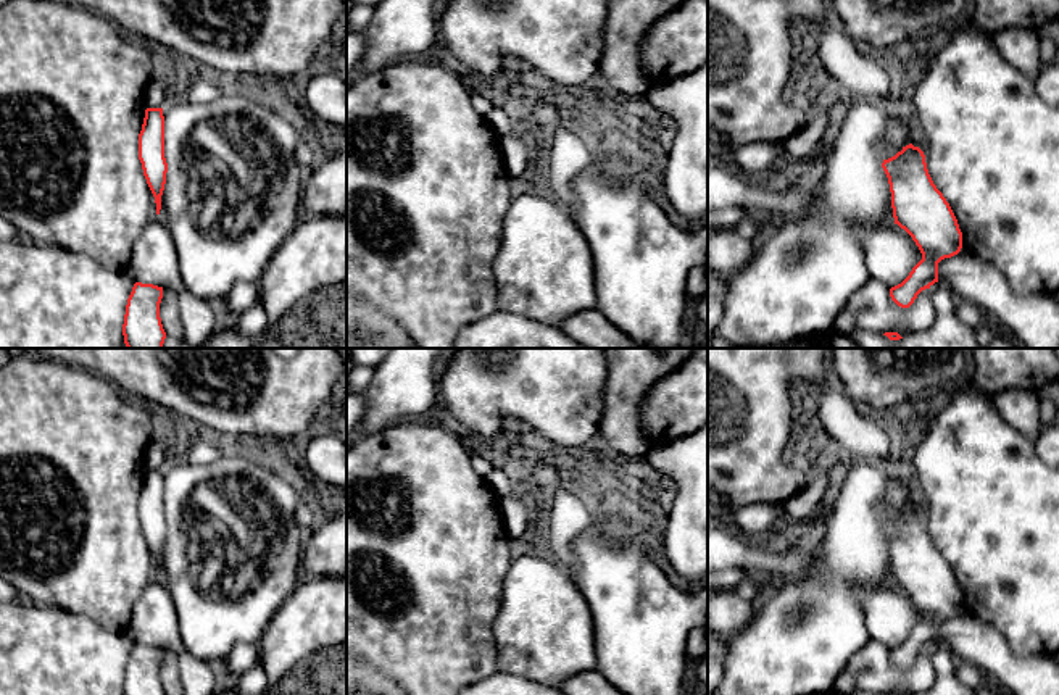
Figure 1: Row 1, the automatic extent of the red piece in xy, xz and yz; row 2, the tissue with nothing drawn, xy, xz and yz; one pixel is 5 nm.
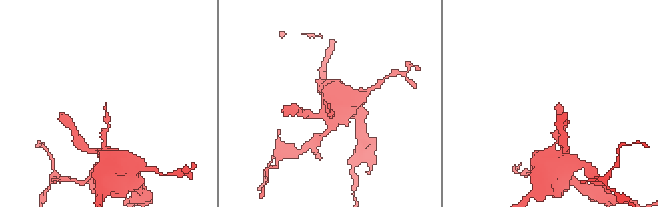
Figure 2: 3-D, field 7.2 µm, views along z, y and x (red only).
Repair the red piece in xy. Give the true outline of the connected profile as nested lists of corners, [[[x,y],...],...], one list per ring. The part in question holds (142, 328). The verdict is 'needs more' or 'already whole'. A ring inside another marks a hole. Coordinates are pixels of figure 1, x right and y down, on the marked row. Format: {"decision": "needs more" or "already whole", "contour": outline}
{"decision": "already whole", "contour": [[[135,282],[127,298],[123,335],[127,348],[163,348],[166,332],[160,318],[163,287]]]}

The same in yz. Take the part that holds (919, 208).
{"decision": "already whole", "contour": [[[903,147],[883,160],[882,168],[890,184],[895,224],[912,237],[922,253],[909,276],[890,289],[891,300],[909,308],[922,290],[938,282],[938,263],[961,252],[962,232],[919,147]]]}

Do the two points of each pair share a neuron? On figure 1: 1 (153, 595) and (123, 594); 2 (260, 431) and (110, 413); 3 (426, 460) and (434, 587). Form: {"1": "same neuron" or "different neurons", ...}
{"1": "different neurons", "2": "different neurons", "3": "same neuron"}

